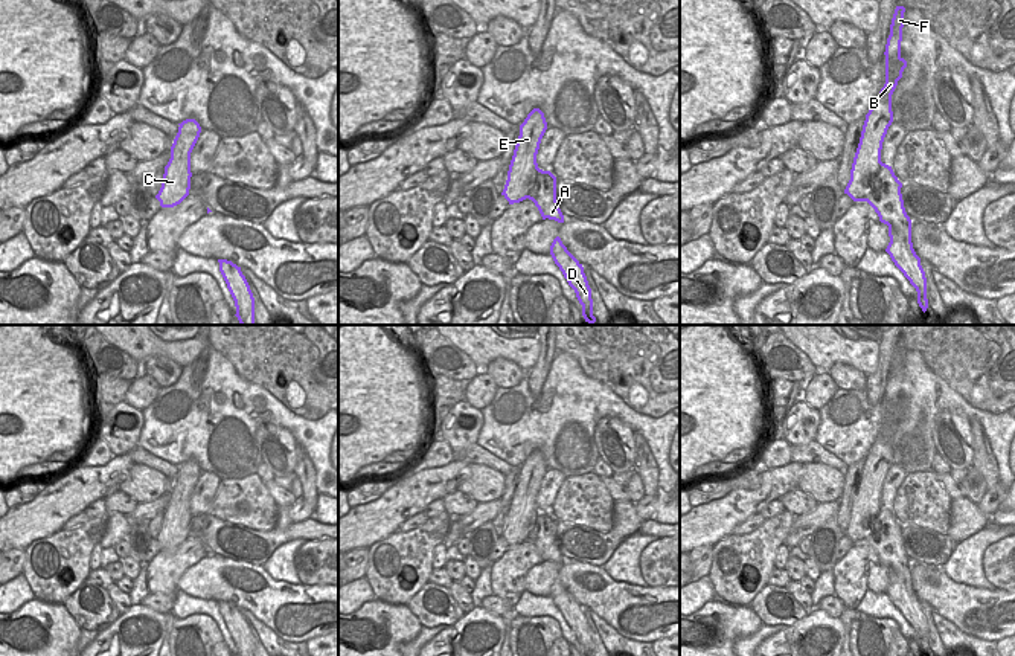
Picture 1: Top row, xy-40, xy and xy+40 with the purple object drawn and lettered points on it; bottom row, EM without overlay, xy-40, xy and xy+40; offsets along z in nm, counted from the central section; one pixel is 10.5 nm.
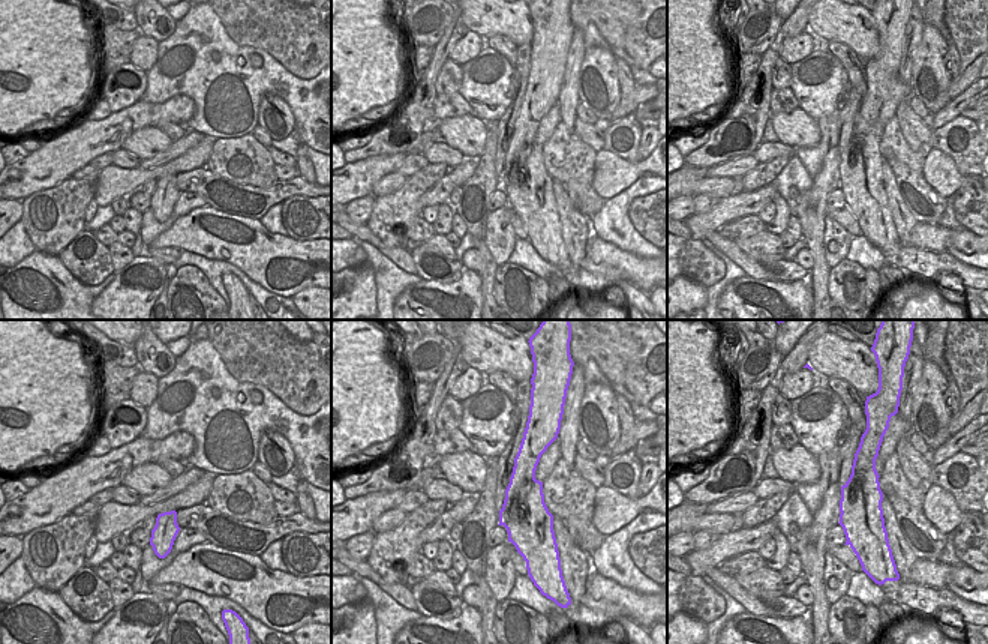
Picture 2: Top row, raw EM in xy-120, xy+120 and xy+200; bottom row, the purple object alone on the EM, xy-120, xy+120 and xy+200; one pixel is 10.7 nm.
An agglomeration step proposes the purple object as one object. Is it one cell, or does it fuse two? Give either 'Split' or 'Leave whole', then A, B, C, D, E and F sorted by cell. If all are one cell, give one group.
Split. Groups: A D / B C E F.

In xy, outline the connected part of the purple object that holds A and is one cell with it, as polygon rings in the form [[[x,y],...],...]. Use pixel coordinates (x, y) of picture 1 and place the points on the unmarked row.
[[[536,511],[533,523],[524,522],[521,526],[521,540],[532,542],[538,549],[543,561],[564,564],[564,557],[556,543],[556,519],[550,513]]]

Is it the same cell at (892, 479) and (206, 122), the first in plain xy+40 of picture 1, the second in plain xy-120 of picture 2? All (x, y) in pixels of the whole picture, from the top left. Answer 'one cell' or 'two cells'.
two cells

